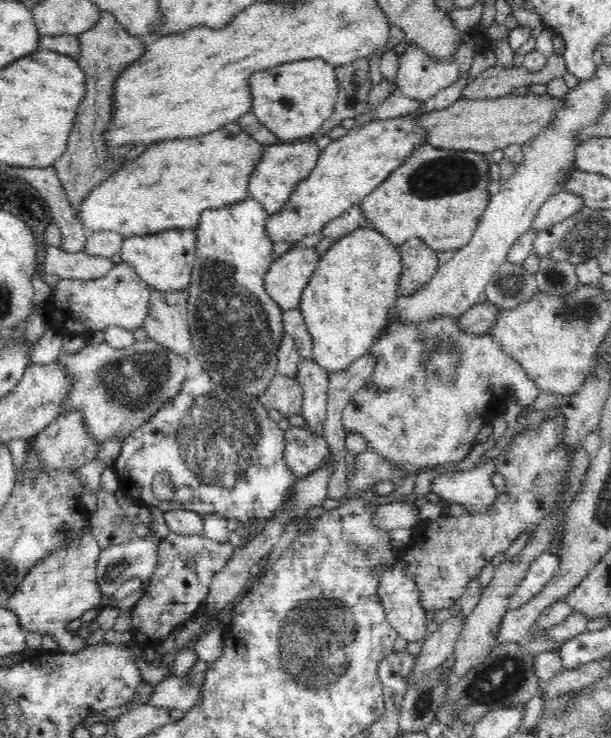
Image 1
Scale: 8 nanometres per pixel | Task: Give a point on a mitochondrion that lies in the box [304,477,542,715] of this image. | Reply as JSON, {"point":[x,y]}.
{"point":[506,675]}

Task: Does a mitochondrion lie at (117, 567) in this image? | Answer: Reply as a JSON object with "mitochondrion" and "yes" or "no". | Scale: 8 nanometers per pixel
{"mitochondrion":"yes"}

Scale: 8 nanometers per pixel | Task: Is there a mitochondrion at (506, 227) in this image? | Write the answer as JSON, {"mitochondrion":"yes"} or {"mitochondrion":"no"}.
{"mitochondrion":"no"}

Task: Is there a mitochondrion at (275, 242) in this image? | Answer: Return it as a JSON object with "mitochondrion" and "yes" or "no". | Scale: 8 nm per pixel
{"mitochondrion":"no"}

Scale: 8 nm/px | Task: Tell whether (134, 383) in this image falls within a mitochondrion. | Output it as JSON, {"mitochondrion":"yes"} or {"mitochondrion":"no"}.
{"mitochondrion":"yes"}

